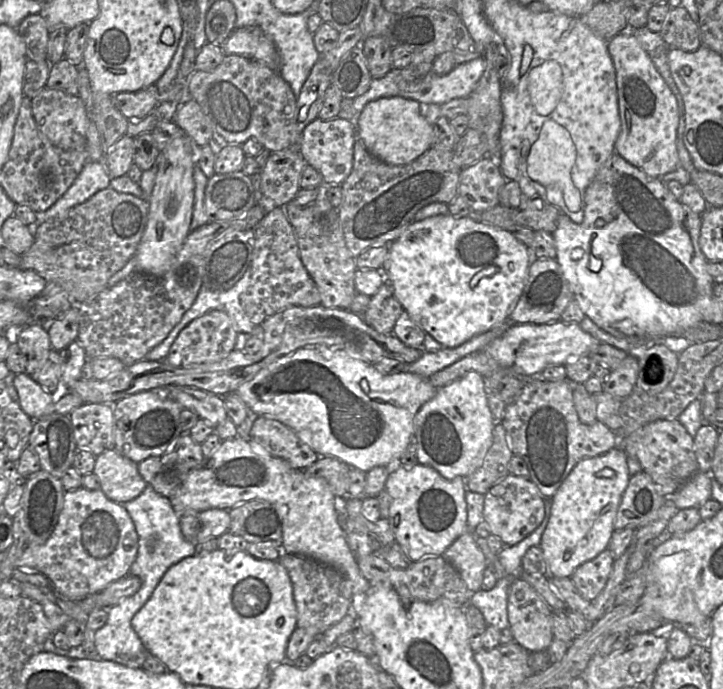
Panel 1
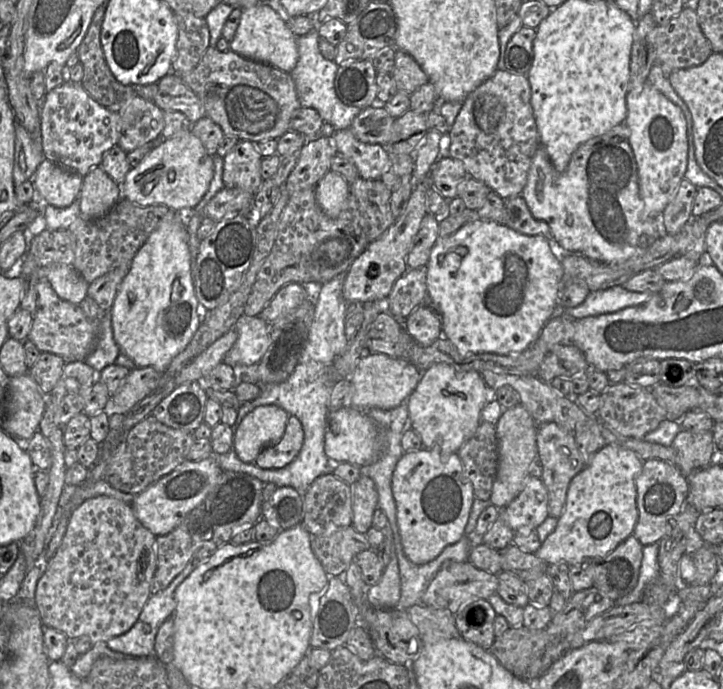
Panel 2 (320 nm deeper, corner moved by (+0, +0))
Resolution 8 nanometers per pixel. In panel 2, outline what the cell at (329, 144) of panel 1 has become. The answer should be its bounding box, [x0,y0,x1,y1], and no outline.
[332,128,389,180]

